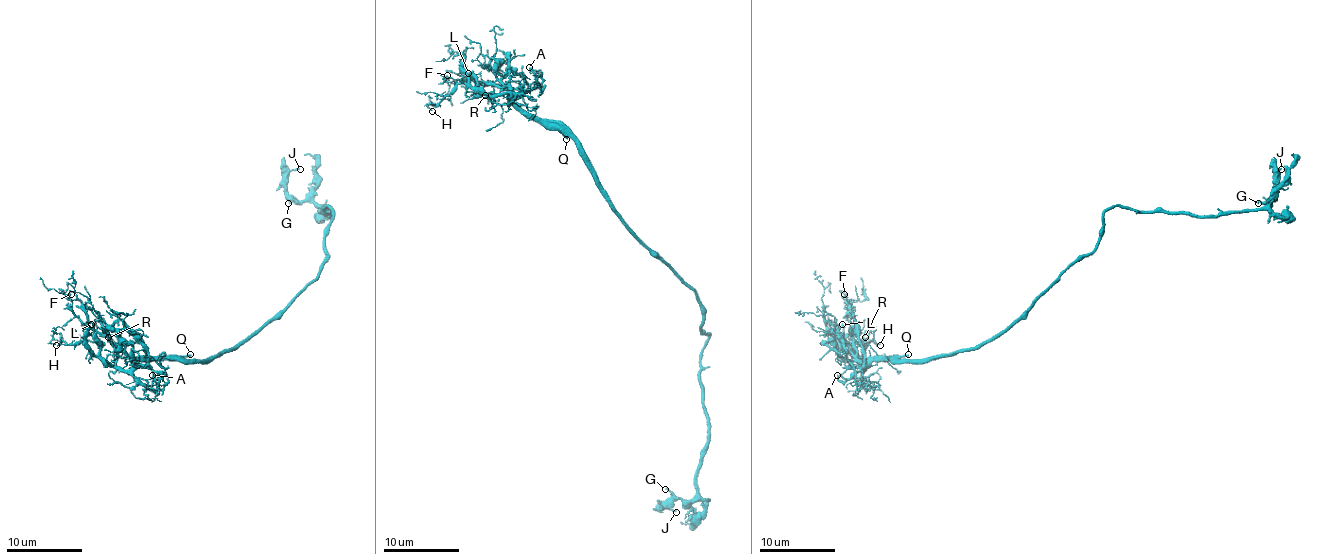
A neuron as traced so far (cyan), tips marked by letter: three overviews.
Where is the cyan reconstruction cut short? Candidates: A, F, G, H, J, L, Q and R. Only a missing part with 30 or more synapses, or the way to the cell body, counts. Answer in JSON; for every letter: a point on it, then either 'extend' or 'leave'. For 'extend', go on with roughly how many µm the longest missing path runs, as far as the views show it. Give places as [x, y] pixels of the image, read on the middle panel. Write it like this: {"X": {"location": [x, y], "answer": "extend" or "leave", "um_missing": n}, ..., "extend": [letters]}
{"A": {"location": [529, 67], "answer": "leave"}, "F": {"location": [447, 75], "answer": "leave"}, "G": {"location": [665, 489], "answer": "leave"}, "H": {"location": [432, 111], "answer": "leave"}, "J": {"location": [676, 512], "answer": "leave"}, "L": {"location": [468, 73], "answer": "leave"}, "Q": {"location": [566, 139], "answer": "extend", "um_missing": 90}, "R": {"location": [485, 95], "answer": "leave"}, "extend": ["Q"]}

